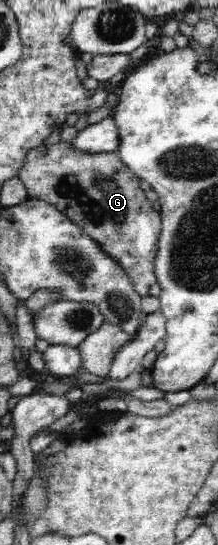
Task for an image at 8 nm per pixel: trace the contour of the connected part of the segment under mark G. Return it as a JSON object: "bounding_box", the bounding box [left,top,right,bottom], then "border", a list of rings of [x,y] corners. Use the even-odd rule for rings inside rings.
{"bounding_box":[17,142,161,297],"border":[[[59,142],[52,147],[39,146],[26,155],[25,163],[18,171],[17,178],[23,182],[27,195],[44,200],[57,210],[64,212],[76,227],[100,245],[100,249],[124,268],[132,281],[133,290],[141,297],[148,296],[150,288],[156,284],[154,260],[161,230],[160,212],[153,209],[152,203],[141,190],[140,176],[125,166],[117,152],[80,152],[71,143]]]}

